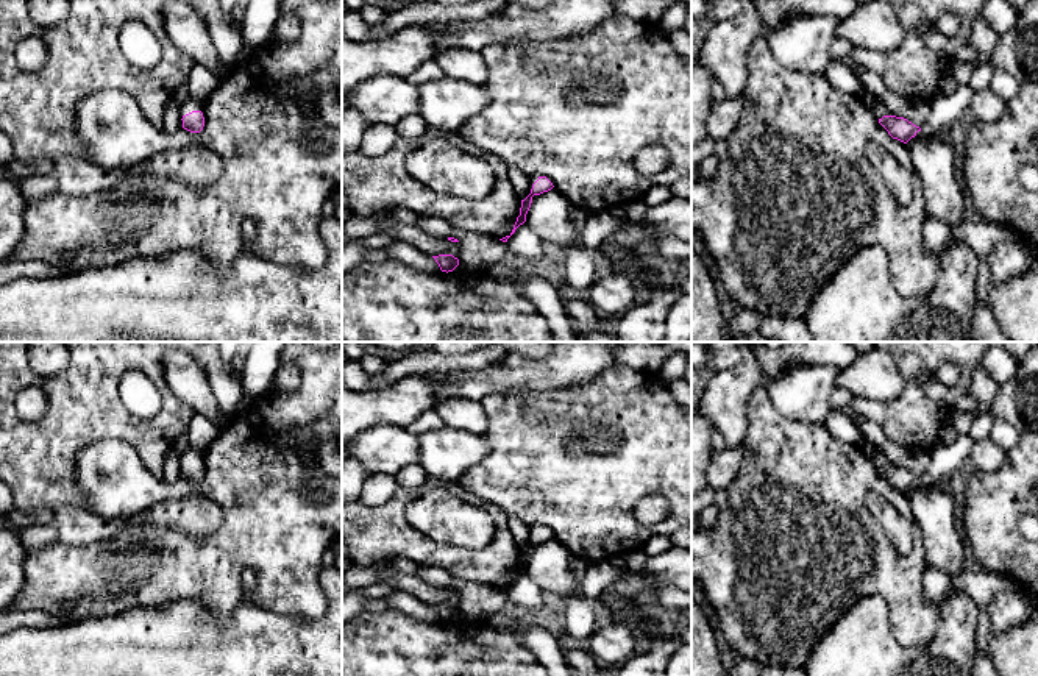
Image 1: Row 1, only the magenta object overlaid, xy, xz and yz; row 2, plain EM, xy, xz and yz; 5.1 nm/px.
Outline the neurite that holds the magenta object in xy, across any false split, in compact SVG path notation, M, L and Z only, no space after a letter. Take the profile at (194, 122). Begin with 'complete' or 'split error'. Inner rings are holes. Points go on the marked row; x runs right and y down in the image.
split error | M190 95L180 105L180 125L190 133L200 133L204 126L203 103Z

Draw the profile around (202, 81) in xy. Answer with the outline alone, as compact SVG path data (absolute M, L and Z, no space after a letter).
M195 62L187 78L187 89L198 101L204 103L220 83L220 76L211 69Z

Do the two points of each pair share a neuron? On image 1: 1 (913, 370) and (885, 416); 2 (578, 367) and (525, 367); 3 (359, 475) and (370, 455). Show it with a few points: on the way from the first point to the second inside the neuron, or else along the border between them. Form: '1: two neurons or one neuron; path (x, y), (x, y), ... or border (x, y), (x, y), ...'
1: one neuron; path (913, 383), (913, 392), (898, 408)
2: one neuron; path (565, 367), (537, 367)
3: two neurons; border (358, 461), (372, 473)

